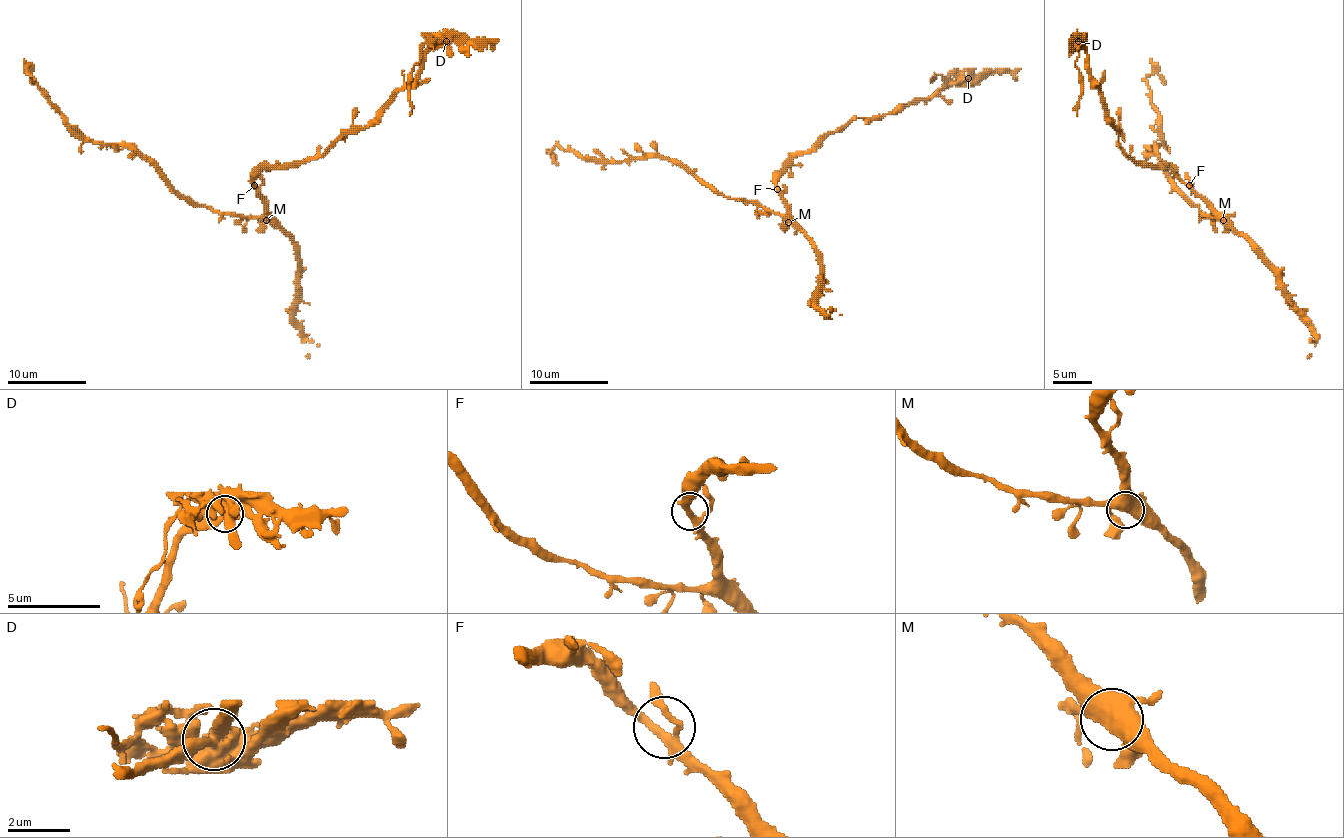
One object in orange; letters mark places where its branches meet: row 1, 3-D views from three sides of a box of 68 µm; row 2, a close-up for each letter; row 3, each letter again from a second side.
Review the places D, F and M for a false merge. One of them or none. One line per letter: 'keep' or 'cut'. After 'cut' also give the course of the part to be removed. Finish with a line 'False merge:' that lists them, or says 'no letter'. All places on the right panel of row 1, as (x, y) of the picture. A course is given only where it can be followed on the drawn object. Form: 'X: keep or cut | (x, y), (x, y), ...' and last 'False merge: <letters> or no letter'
D: cut | (1079, 41), (1081, 39), (1075, 41), (1079, 49), (1075, 65), (1081, 82), (1077, 116)
F: keep
M: keep
False merge: D

